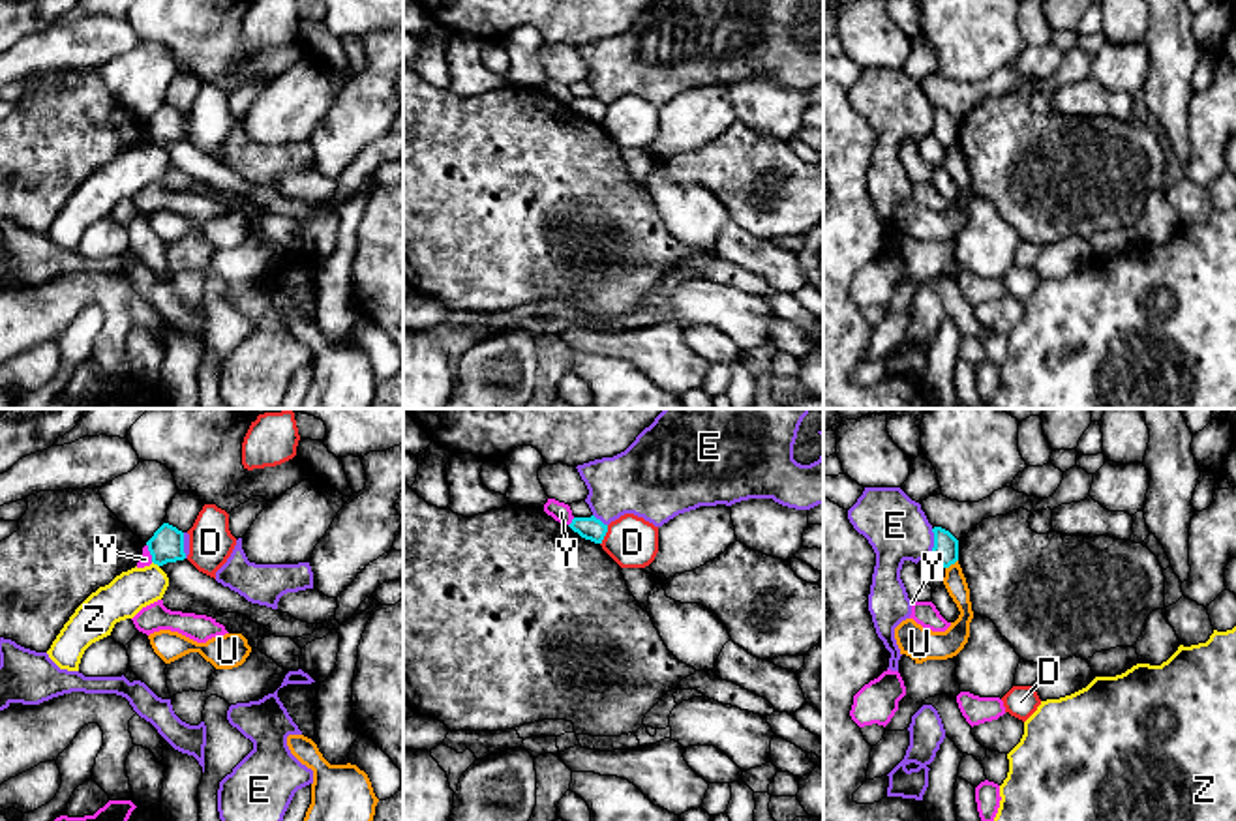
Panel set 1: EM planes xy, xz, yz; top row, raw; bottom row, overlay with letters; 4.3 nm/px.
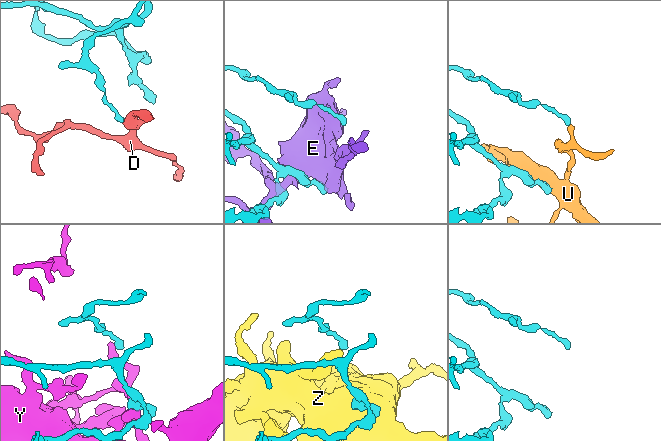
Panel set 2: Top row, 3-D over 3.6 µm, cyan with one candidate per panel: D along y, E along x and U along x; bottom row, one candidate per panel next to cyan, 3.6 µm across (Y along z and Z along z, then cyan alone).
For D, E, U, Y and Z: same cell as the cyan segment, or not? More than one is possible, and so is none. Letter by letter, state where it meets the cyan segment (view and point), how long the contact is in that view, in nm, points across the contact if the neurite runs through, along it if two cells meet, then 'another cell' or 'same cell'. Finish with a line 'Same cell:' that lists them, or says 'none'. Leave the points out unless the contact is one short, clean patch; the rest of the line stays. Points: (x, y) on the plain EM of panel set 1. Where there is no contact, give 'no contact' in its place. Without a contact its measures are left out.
D: contact xz (604, 115); length 90 nm; border xz (608, 105), (601, 124); another cell
E: contact yz (934, 122); length 110 nm; another cell
U: contact yz (951, 143); length 70 nm; another cell
Y: contact xy (150, 134); length 80 nm; another cell
Z: contact xy (156, 143); length 40 nm; border xy (152, 141), (158, 147); another cell
Same cell: none

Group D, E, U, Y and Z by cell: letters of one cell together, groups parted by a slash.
D / E / U / Y / Z

